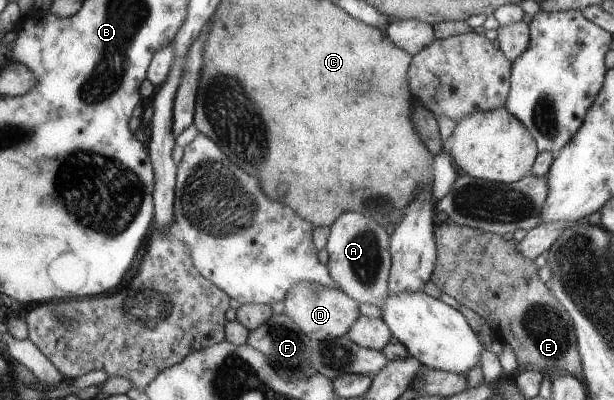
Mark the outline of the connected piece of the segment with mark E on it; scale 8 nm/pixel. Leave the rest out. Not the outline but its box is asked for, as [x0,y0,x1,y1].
[431,218,584,374]

